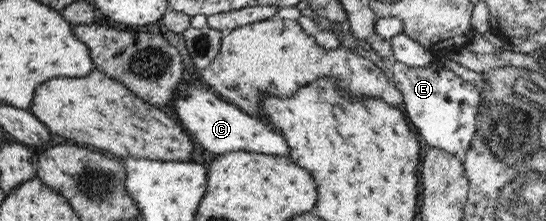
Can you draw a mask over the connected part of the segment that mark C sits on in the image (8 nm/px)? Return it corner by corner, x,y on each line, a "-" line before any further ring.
192,85
186,89
180,89
175,93
171,105
174,106
174,113
180,119
182,127
212,156
232,153
231,151
288,156
289,147
278,131
260,122
258,118
239,110
233,104
222,101
206,89

